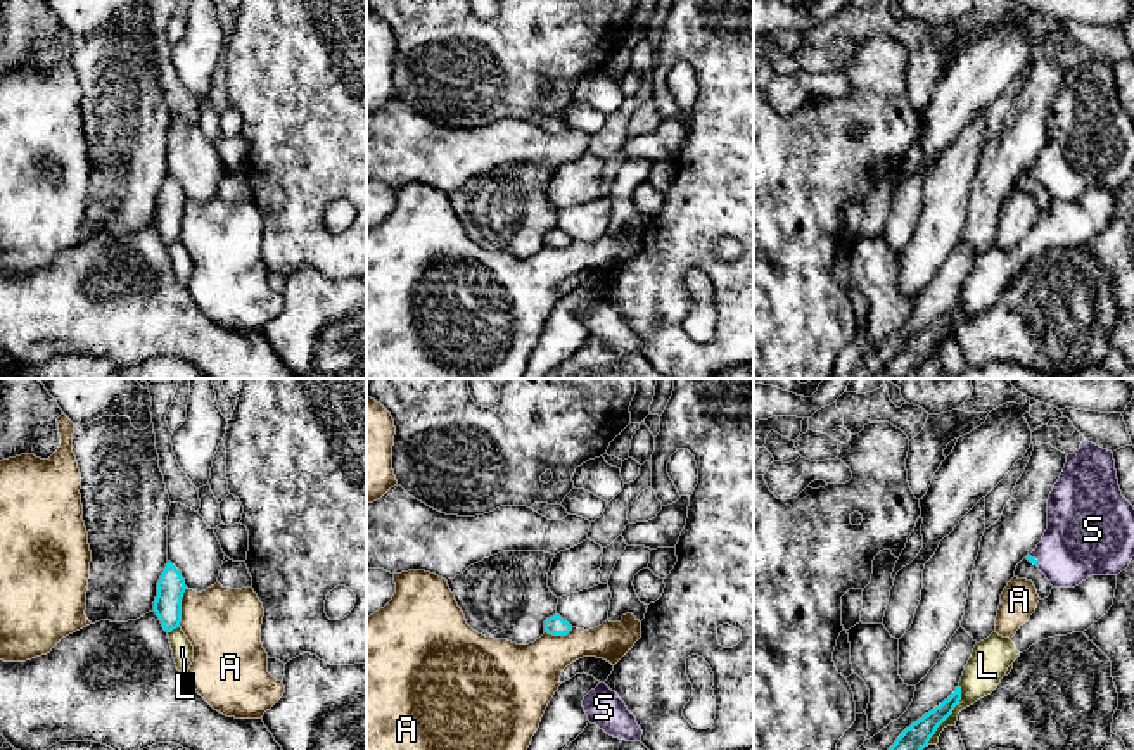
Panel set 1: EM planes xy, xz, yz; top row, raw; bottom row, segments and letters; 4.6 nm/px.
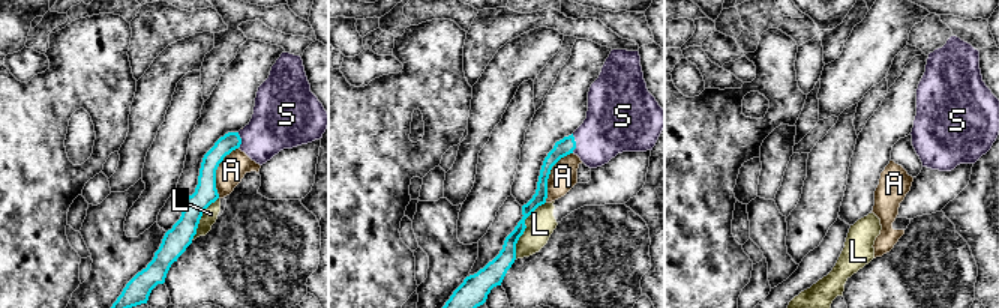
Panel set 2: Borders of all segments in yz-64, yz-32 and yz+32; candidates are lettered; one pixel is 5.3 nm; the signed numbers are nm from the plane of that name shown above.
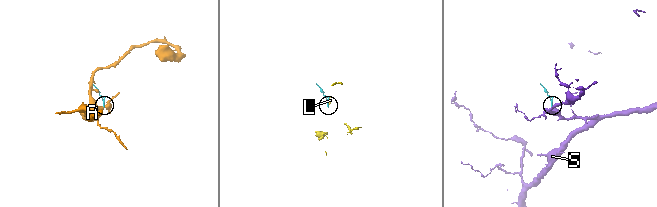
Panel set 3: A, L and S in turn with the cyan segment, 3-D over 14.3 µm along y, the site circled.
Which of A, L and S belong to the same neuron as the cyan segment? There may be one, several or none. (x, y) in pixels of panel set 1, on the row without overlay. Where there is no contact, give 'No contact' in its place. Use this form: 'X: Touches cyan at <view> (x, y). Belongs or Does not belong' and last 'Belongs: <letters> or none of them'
A: Touches cyan at xy (180, 220). Does not belong
L: Touches cyan at yz (949, 327). Does not belong
S: Touches cyan at yz (1034, 171). Belongs
Belongs: S

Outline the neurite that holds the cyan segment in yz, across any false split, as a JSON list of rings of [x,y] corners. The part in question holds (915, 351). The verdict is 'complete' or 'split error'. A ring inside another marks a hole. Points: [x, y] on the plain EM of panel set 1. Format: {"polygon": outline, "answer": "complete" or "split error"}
{"polygon": [[[958,299],[947,313],[906,340],[895,356],[887,363],[878,378],[904,378],[914,366],[920,366],[925,359],[928,359],[930,351],[952,327],[959,313],[961,301]]], "answer": "complete"}

